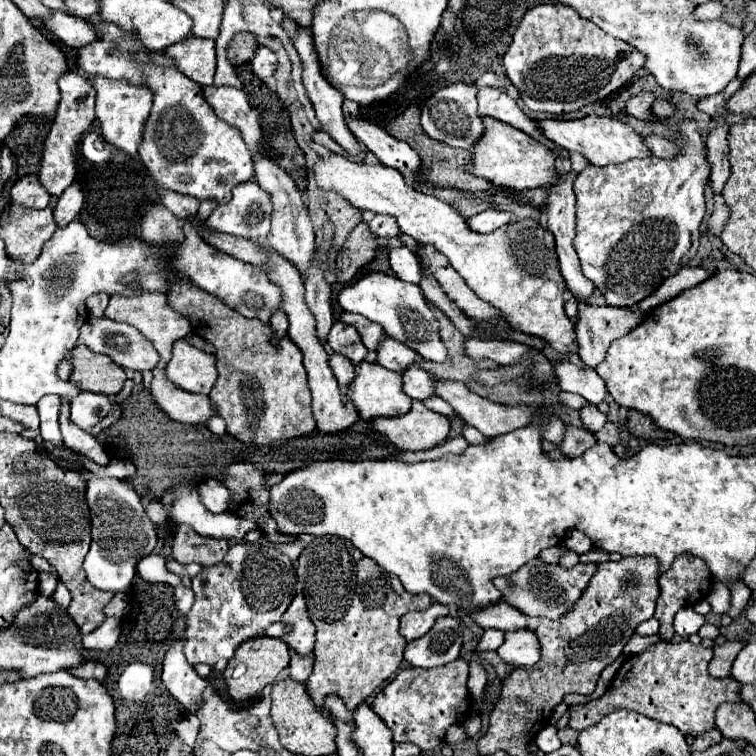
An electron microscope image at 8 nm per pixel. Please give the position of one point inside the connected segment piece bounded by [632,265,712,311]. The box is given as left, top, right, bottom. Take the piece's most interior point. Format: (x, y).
(689, 277)

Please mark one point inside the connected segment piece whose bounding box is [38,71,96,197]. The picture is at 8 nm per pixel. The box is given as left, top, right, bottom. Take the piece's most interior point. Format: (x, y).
(75, 116)

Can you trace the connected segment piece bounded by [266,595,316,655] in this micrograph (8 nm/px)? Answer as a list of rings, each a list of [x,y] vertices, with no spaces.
[[[296,595],[282,619],[266,629],[266,635],[288,643],[290,649],[302,655],[312,655],[314,631],[316,629],[306,613],[306,601],[302,595]]]

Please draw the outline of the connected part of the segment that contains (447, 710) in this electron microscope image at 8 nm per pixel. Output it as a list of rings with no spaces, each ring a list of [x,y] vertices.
[[[458,657],[444,667],[402,669],[374,699],[372,711],[392,729],[394,741],[418,745],[424,753],[440,749],[446,743],[450,725],[464,723],[472,715],[472,697],[466,687],[468,661]]]

